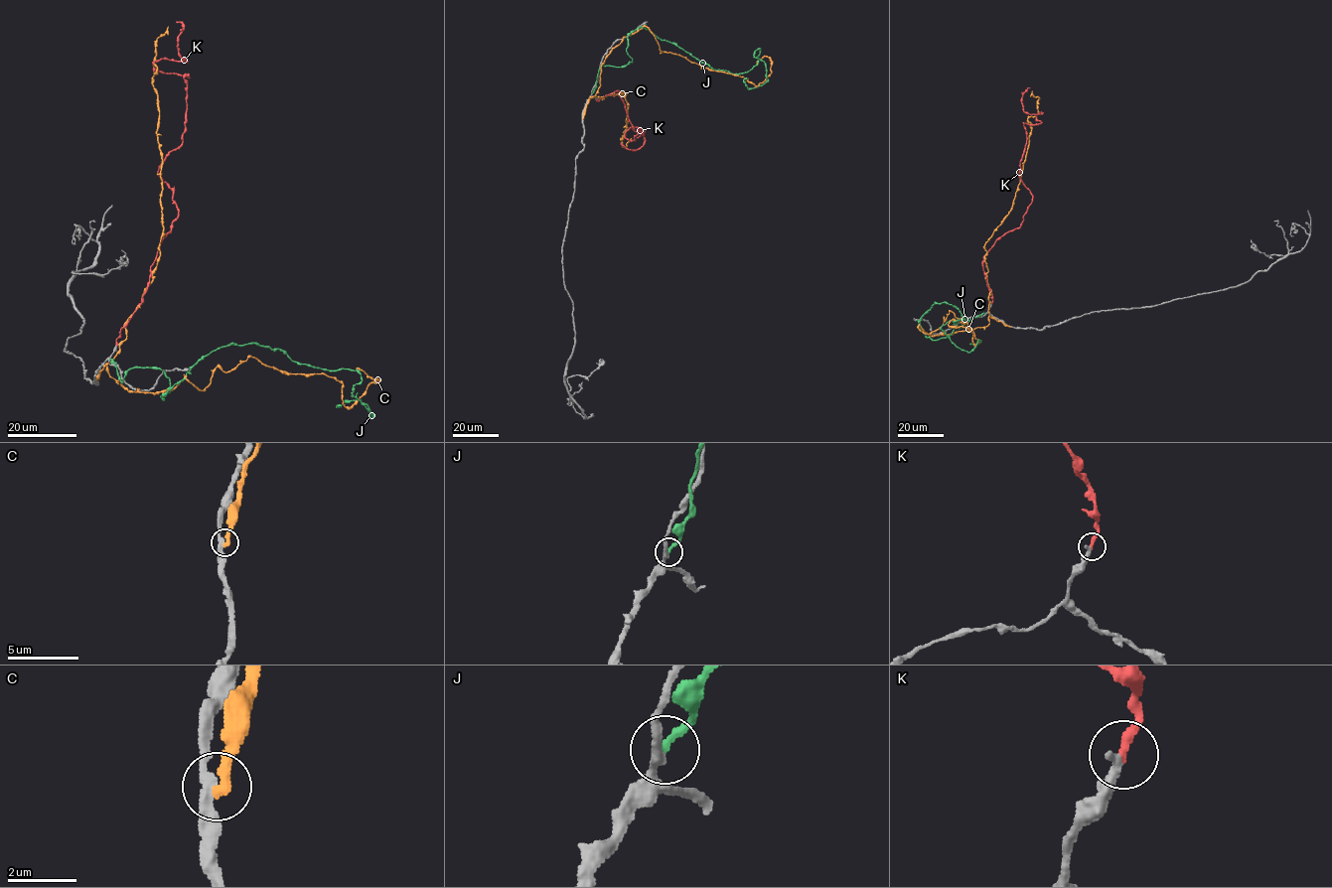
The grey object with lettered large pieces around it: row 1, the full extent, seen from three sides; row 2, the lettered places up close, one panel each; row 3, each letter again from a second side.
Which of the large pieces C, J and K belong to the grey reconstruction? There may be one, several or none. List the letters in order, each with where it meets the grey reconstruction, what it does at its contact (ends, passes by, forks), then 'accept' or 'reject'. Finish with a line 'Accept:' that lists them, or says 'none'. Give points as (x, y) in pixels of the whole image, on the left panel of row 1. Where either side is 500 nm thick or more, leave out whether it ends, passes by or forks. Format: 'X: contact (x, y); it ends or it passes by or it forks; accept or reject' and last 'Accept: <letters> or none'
C: contact (95, 379); it ends; reject
J: contact (109, 360); it ends; reject
K: contact (116, 345); it ends; accept
Accept: K

